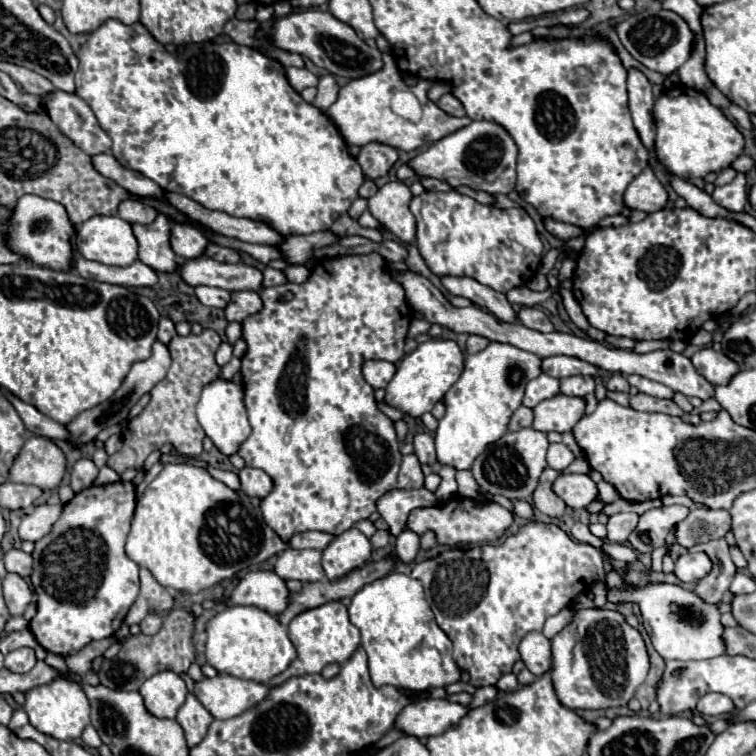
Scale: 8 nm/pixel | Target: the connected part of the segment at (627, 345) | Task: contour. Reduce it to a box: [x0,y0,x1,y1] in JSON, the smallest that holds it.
[605,335,636,350]

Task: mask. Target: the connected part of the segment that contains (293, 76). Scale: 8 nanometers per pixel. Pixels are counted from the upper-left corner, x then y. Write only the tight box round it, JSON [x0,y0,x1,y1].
[285,67,317,92]

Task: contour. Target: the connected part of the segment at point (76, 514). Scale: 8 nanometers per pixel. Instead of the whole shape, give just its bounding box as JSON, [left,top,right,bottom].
[29,482,139,656]

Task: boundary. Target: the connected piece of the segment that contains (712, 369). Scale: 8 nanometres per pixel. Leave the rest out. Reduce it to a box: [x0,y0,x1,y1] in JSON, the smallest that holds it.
[691,348,739,384]

